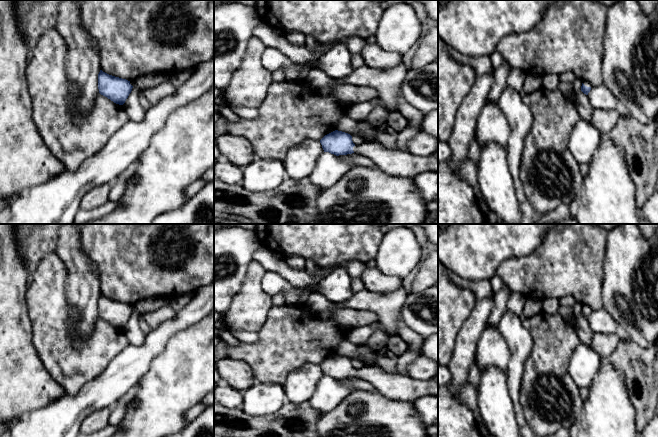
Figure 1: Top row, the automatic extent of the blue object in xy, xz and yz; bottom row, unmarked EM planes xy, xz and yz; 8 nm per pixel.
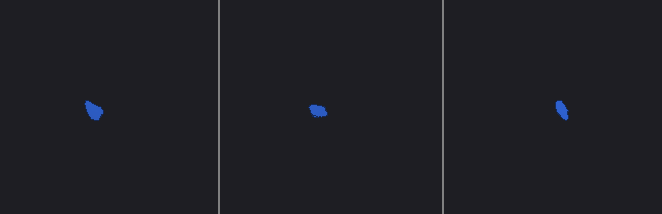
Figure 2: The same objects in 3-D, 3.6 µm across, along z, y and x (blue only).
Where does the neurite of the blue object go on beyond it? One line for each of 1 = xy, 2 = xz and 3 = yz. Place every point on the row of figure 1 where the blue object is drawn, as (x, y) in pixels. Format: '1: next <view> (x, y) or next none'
1: next xy (144, 82)
2: next xz (395, 162)
3: next yz (586, 83)

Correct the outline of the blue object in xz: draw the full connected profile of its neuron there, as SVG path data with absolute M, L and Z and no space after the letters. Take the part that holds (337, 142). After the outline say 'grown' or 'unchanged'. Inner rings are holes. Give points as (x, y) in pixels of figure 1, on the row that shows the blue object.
M335 130L325 135L320 143L324 152L336 156L356 153L368 157L388 175L413 179L427 171L438 173L438 158L433 155L422 157L408 151L389 149L375 142L355 145L352 136L342 131Z; grown

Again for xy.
M102 70L98 74L99 93L116 104L123 105L132 91L137 88L140 92L165 81L170 81L170 75L153 73L143 75L133 81L128 81L119 77L109 75Z; grown

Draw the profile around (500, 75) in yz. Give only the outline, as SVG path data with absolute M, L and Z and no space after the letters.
M503 60L500 67L496 68L493 74L494 81L491 90L488 95L487 101L491 103L497 103L503 89L506 86L506 81L509 73L513 68L508 62Z

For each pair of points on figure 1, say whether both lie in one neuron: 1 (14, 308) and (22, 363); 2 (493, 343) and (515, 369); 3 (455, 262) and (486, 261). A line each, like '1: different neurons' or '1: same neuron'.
1: same neuron
2: different neurons
3: same neuron

